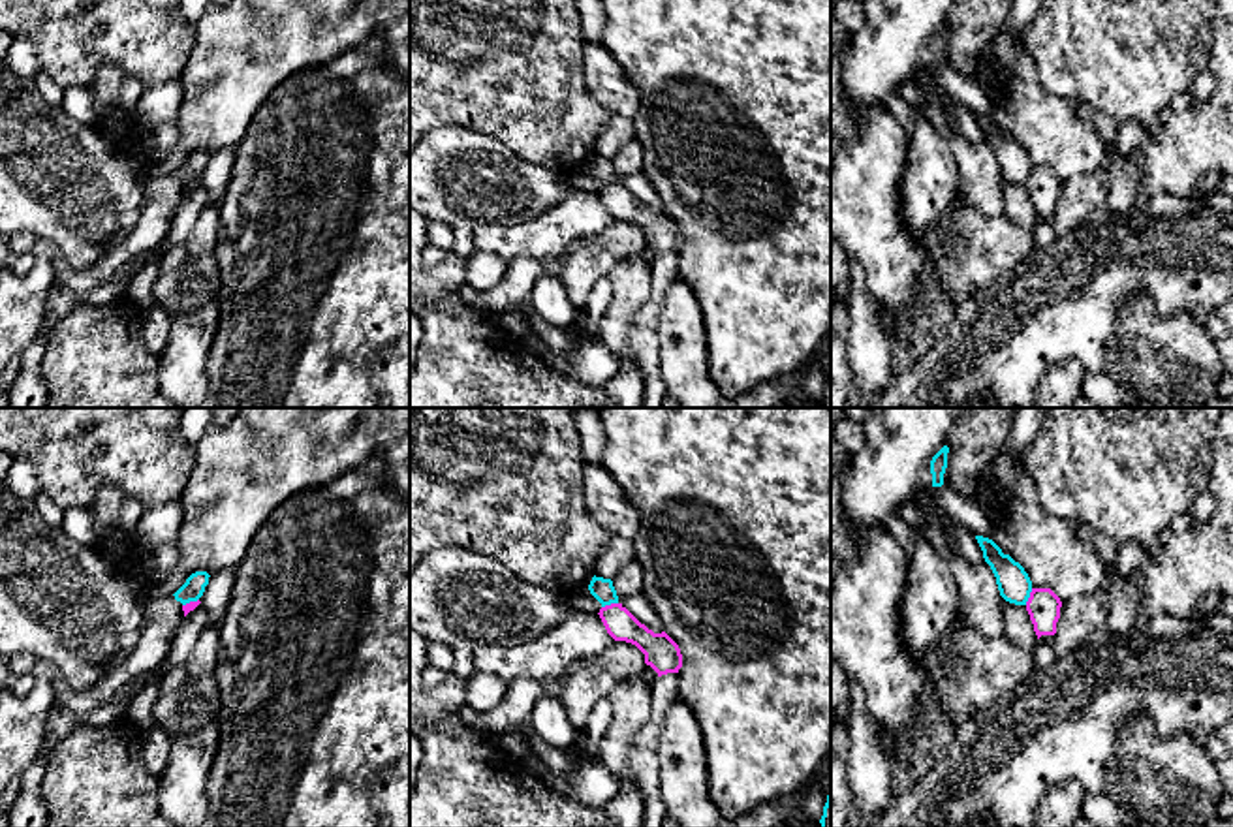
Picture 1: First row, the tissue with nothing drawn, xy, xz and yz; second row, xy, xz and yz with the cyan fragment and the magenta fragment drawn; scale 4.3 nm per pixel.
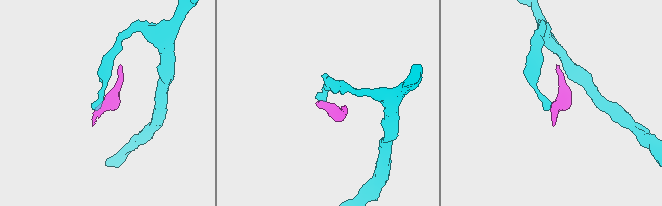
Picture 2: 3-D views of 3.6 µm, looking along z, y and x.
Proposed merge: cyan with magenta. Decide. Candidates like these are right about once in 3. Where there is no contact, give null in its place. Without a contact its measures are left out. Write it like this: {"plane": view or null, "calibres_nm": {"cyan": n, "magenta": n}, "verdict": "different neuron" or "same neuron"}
{"plane": "xz", "calibres_nm": {"cyan": 100, "magenta": 140}, "verdict": "different neuron"}

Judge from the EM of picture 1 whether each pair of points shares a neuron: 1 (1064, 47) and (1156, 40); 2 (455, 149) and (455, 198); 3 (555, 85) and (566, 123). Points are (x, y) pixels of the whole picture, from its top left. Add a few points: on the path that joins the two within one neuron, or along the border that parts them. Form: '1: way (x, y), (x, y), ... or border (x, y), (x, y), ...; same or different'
1: way (1087, 46), (1092, 40), (1134, 40); same
2: way (455, 160), (455, 187); same
3: way (555, 96), (555, 117); same

